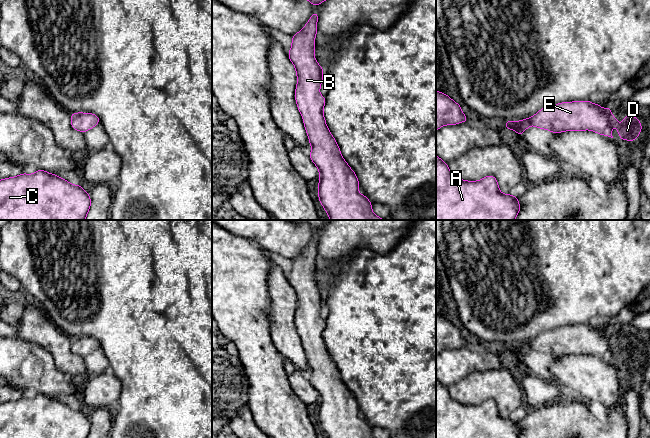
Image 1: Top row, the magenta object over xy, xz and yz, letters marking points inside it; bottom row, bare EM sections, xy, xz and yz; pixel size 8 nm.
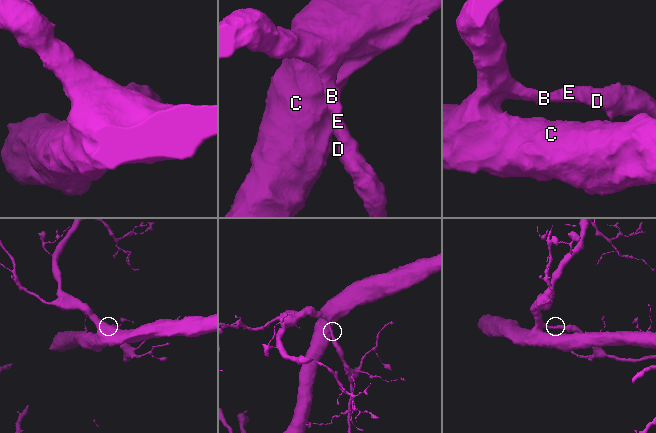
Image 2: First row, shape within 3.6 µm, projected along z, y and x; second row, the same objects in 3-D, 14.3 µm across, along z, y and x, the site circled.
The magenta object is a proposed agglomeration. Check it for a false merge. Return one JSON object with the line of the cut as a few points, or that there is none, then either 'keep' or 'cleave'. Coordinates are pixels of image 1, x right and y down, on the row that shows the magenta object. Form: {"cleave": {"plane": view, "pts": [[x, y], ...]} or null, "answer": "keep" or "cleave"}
{"cleave": null, "answer": "keep"}

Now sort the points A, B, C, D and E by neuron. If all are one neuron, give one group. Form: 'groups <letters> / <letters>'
groups A B C D E

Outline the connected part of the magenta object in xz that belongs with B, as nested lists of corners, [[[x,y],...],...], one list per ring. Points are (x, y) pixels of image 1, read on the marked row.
[[[318,13],[292,36],[288,57],[295,66],[295,100],[311,145],[310,159],[319,169],[318,200],[330,220],[385,220],[372,212],[369,199],[358,192],[359,181],[341,155],[330,133],[323,108],[325,97],[319,94],[323,68],[314,57]]]

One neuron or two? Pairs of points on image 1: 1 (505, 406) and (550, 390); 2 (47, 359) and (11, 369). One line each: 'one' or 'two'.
1: two
2: one

